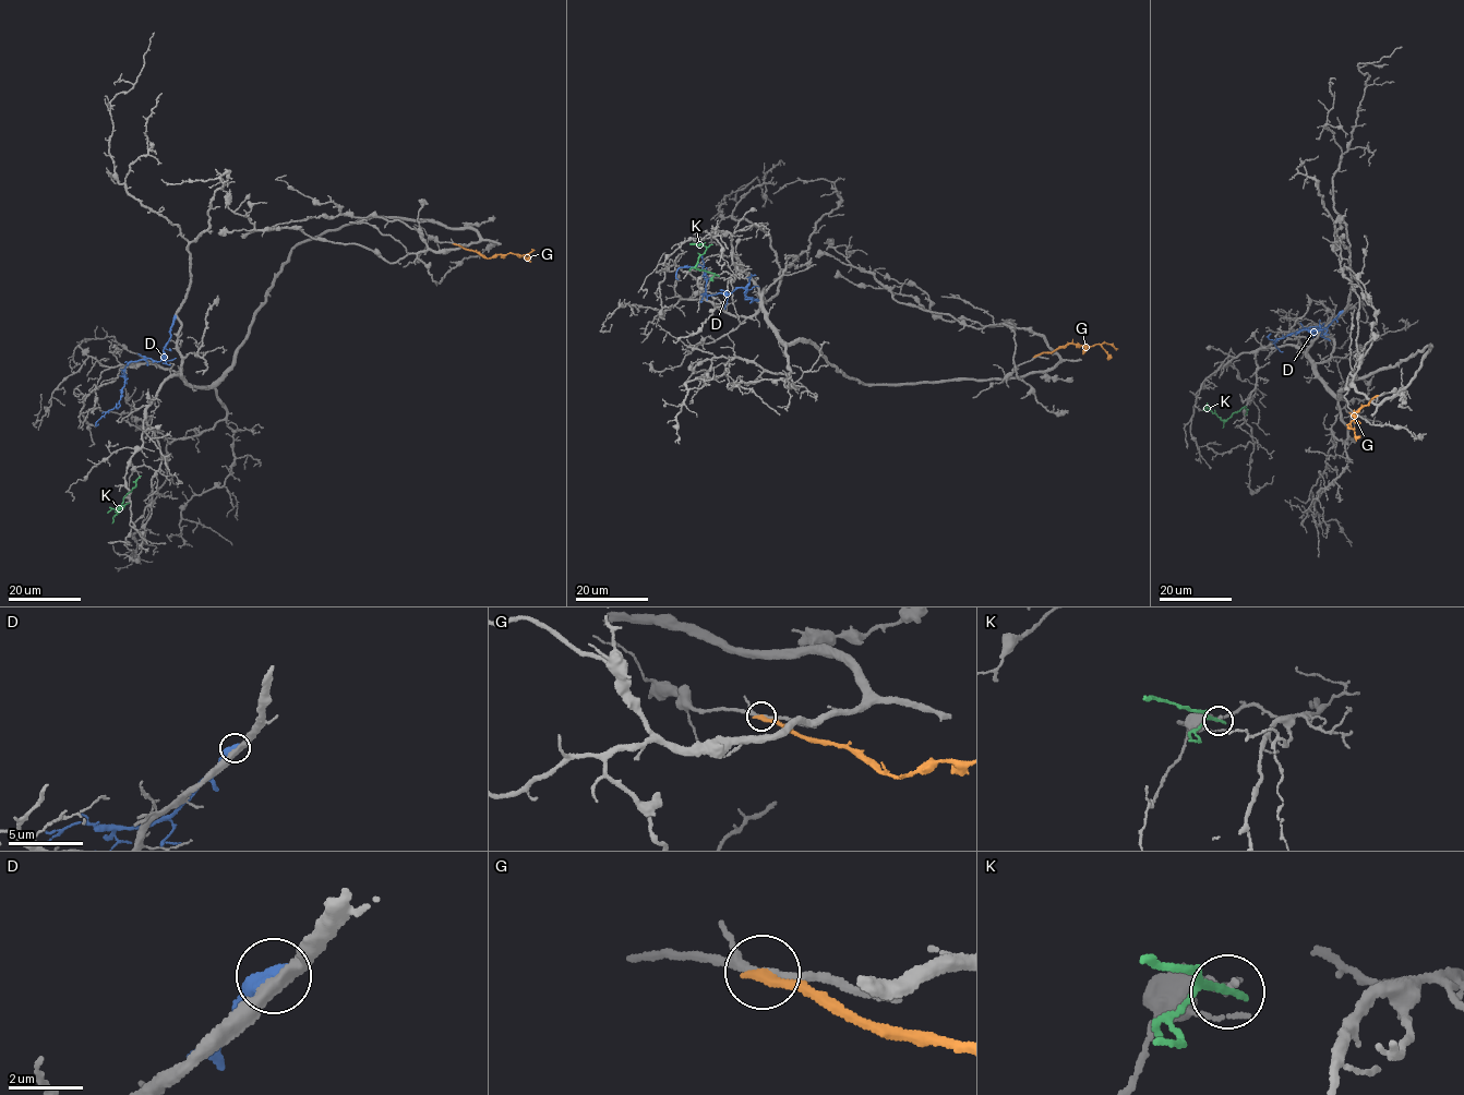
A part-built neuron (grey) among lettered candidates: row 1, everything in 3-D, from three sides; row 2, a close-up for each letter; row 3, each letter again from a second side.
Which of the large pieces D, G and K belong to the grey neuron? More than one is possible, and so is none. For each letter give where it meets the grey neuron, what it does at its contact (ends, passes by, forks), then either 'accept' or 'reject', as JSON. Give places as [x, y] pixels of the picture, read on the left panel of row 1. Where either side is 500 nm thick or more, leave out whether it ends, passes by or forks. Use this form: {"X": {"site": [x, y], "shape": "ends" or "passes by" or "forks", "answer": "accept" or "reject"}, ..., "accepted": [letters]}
{"D": {"site": [175, 316], "answer": "reject"}, "G": {"site": [455, 243], "shape": "ends", "answer": "reject"}, "K": {"site": [139, 477], "shape": "ends", "answer": "reject"}, "accepted": []}

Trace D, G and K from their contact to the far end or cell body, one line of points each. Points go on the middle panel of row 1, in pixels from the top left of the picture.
D: (758, 300), (742, 288), (705, 295), (707, 276), (698, 264), (679, 268), (678, 279)
G: (1035, 356), (1053, 352), (1070, 344), (1089, 346), (1107, 343), (1117, 348)
K: (717, 275), (696, 267), (706, 249), (699, 243), (690, 243)

